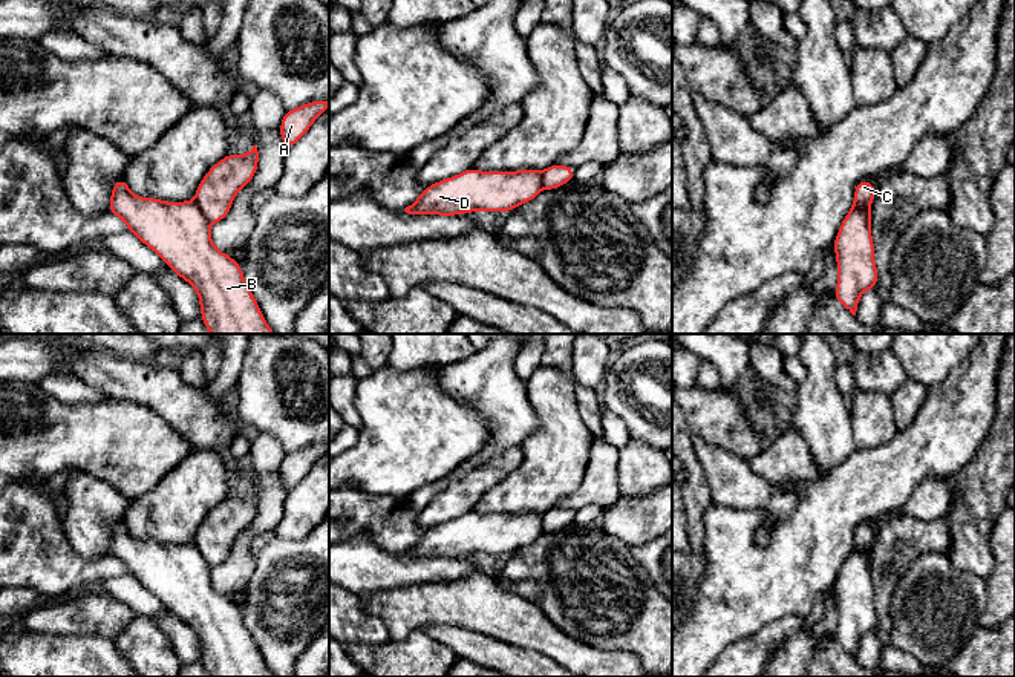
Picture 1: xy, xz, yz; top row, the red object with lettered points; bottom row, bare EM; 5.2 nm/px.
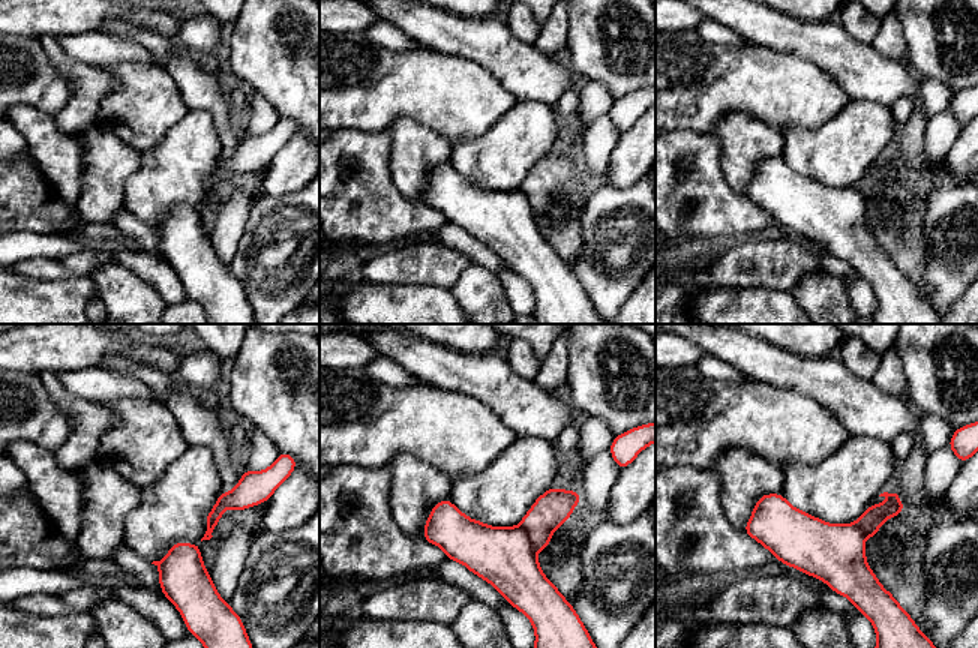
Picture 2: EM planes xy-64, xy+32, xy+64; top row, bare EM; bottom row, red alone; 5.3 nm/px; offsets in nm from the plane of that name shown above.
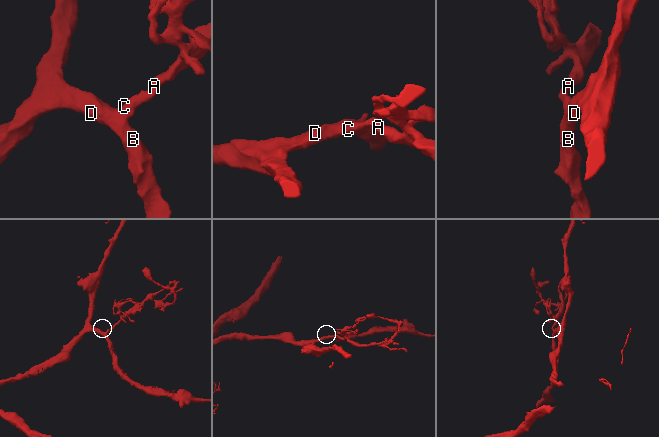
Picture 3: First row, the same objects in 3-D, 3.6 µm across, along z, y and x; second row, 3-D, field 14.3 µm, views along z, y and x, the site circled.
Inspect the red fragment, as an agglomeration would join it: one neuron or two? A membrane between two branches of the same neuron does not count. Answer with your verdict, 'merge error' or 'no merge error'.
merge error

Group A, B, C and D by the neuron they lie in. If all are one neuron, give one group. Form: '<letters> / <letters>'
A C / B D

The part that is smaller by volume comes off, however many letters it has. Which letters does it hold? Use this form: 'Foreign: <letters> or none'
Foreign: A, C

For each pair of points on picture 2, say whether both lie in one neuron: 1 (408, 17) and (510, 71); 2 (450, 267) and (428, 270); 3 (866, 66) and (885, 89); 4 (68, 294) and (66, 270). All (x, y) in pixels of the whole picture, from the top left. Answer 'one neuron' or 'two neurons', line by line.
1: one neuron
2: one neuron
3: one neuron
4: two neurons

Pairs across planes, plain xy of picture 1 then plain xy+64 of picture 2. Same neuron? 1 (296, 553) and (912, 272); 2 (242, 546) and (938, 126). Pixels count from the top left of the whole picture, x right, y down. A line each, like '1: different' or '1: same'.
1: different
2: same

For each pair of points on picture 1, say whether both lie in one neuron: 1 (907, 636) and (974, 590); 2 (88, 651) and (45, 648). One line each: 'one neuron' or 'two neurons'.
1: one neuron
2: one neuron

